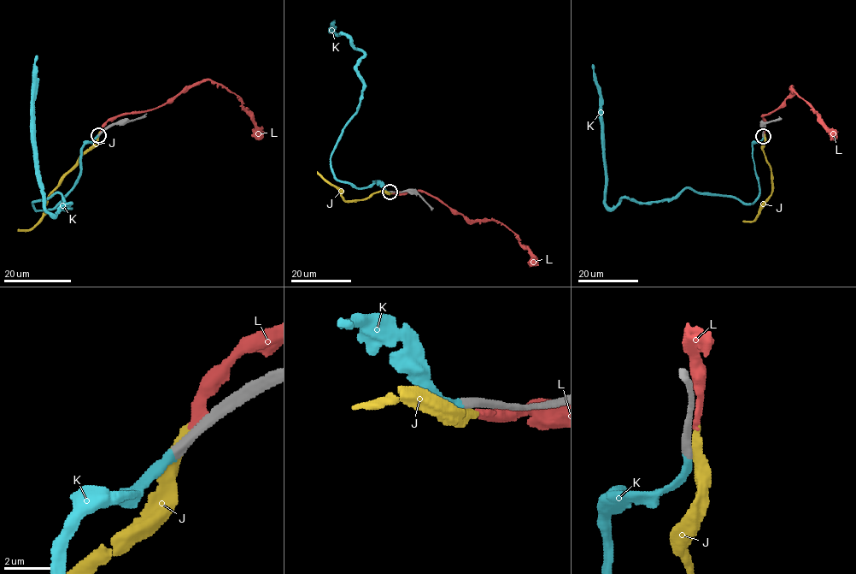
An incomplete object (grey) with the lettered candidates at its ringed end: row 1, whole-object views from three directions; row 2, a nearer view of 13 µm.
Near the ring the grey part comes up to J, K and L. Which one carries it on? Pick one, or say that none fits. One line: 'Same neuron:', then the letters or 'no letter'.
Same neuron: K

